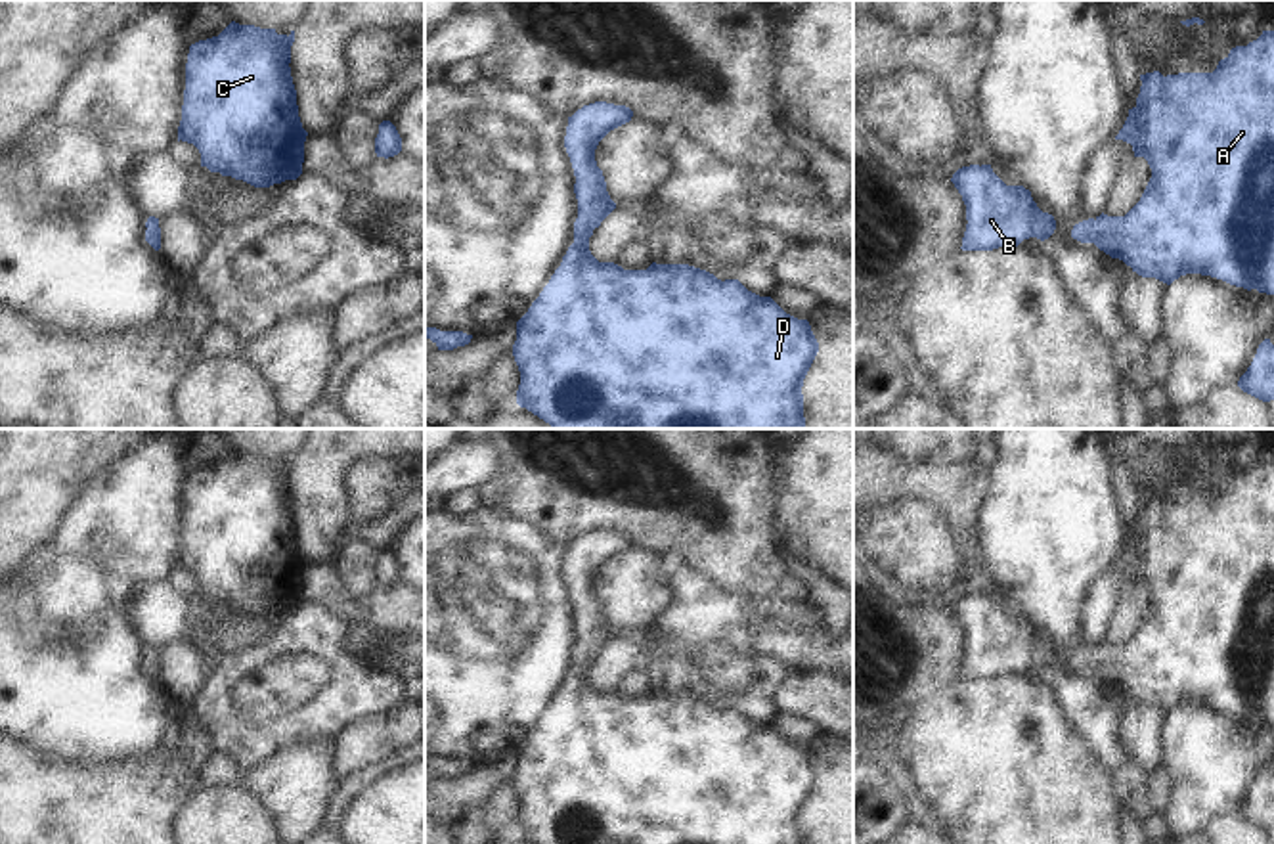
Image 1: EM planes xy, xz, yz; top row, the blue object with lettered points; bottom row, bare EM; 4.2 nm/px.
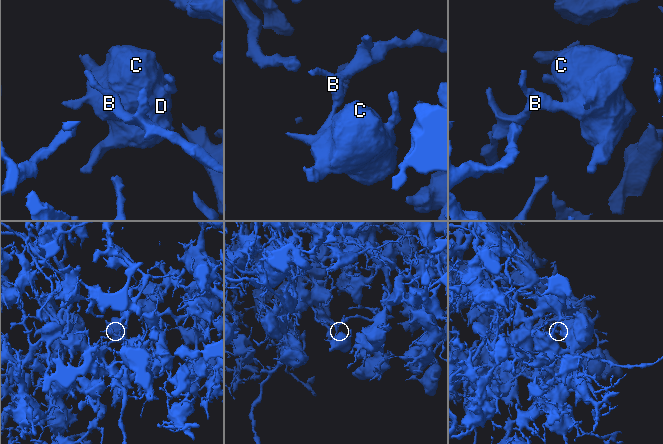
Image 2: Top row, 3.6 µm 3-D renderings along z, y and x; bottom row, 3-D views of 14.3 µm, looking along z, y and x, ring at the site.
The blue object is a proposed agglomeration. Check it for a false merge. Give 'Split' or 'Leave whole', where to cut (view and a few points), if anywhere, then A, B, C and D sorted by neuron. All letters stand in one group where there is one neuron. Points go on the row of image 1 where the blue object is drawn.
Leave whole. No split. Groups: A B C D.

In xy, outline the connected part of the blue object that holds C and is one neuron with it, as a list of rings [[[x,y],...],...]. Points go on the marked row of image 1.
[[[231,21],[218,36],[189,46],[178,142],[193,144],[201,167],[254,188],[270,188],[302,174],[304,142],[291,77],[291,34]]]

